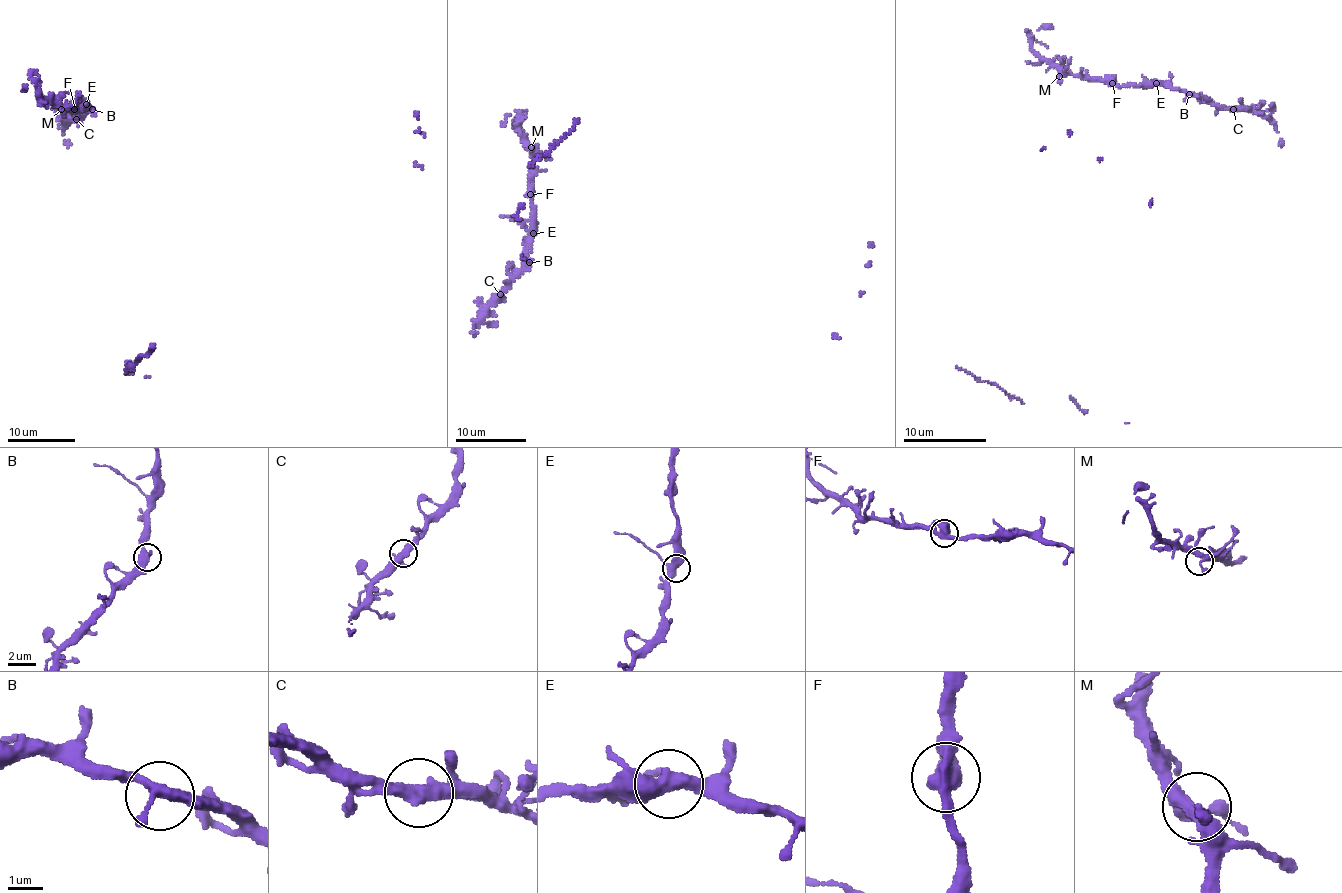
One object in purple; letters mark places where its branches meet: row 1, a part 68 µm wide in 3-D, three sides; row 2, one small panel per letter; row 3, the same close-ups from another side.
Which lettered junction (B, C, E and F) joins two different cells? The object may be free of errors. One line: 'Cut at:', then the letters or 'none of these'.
Cut at: none of these

